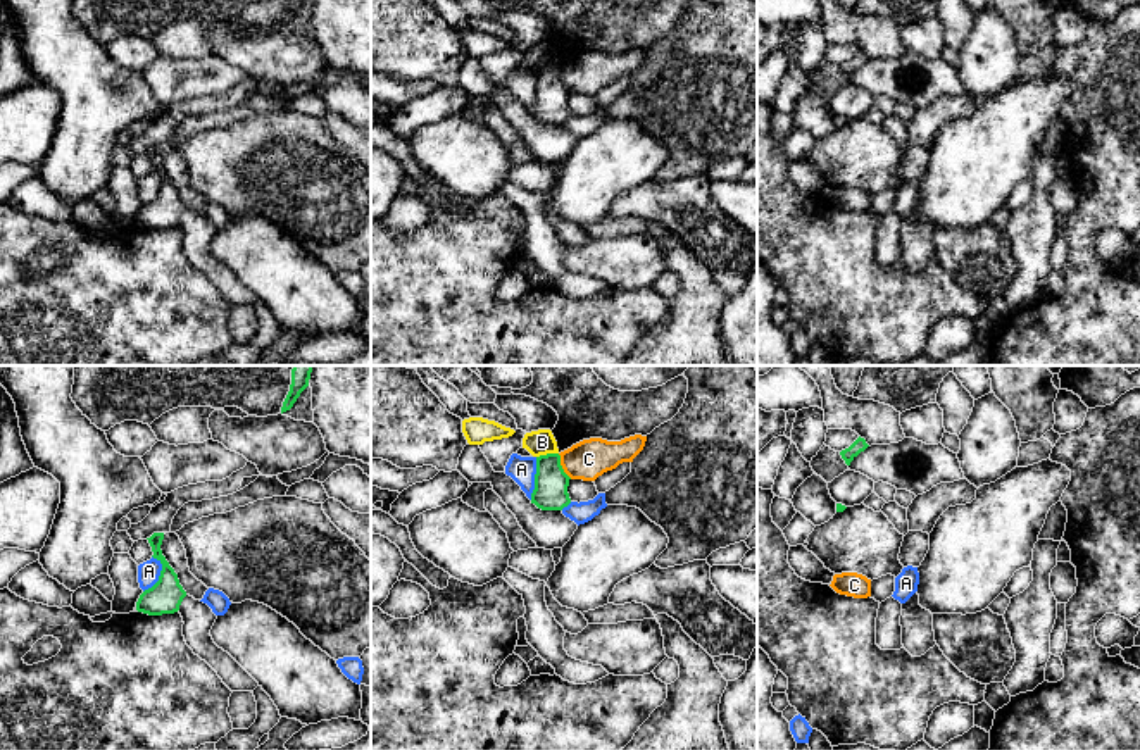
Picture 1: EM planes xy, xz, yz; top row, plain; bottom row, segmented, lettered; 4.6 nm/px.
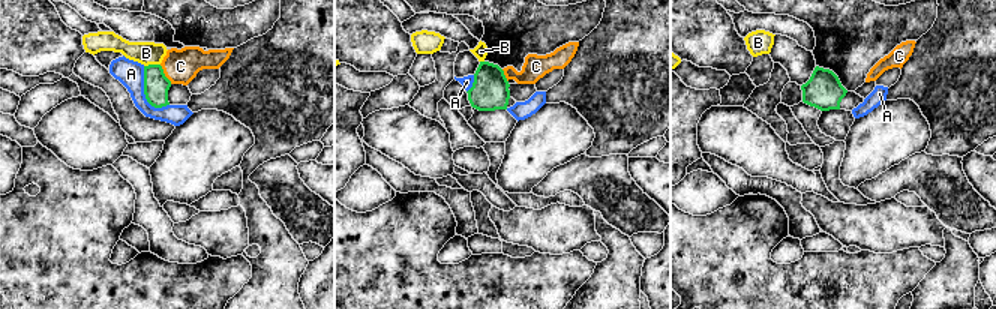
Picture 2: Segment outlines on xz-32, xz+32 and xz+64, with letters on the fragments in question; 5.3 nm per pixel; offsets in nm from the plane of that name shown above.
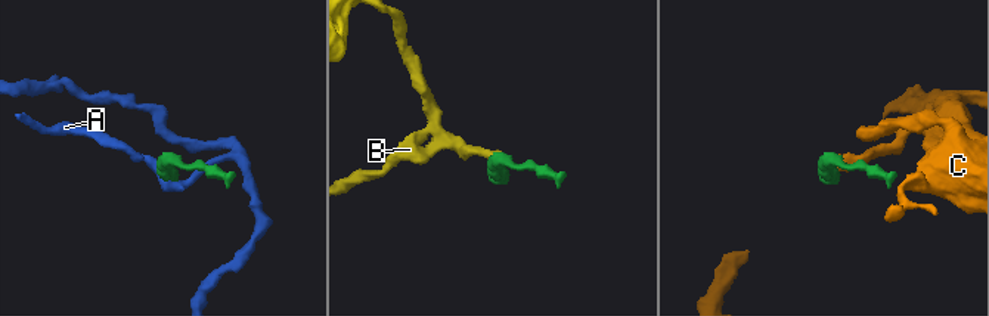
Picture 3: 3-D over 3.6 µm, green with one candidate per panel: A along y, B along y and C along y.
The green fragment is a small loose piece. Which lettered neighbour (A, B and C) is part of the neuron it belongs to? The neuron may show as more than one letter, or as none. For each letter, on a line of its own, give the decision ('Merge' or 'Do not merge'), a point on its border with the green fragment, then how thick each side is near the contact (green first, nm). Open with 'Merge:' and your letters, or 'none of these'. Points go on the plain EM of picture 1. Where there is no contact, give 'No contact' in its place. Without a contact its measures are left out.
Merge: none of these
A: Do not merge. Touches green at xy (161, 188). Thickness 160 nm (green) against 100 nm
B: Do not merge. Touches green at xz (547, 68). Thickness 160 nm (green) against 120 nm
C: Do not merge. Touches green at xz (561, 80). Thickness 160 nm (green) against 190 nm

